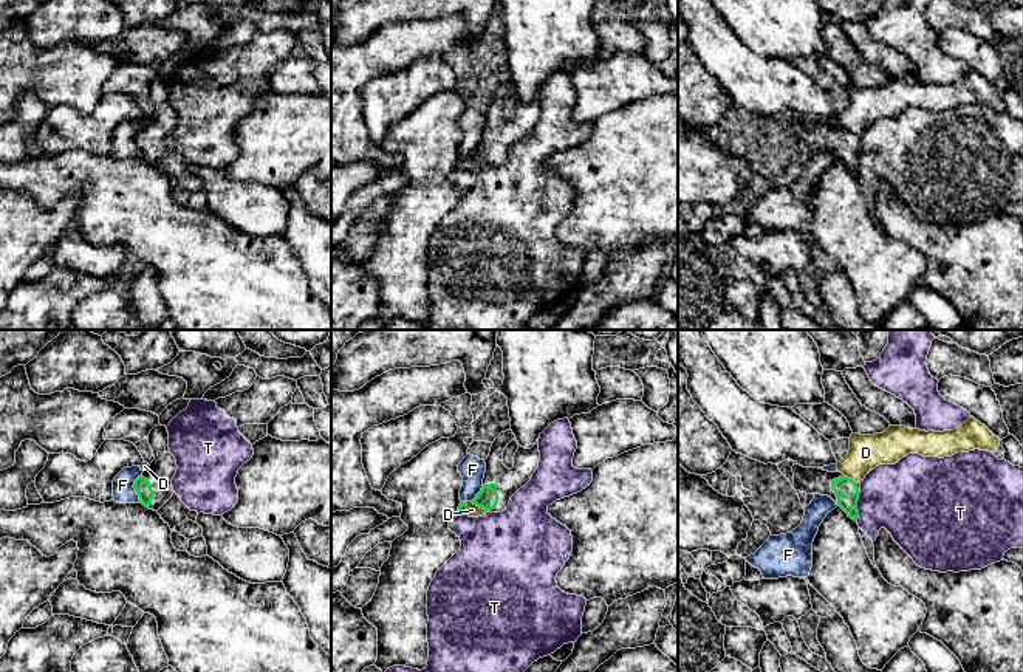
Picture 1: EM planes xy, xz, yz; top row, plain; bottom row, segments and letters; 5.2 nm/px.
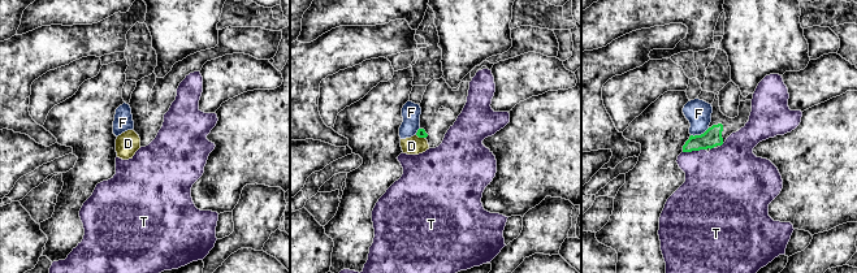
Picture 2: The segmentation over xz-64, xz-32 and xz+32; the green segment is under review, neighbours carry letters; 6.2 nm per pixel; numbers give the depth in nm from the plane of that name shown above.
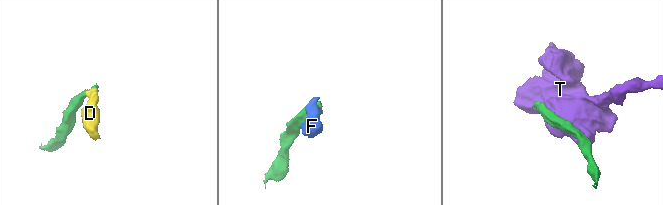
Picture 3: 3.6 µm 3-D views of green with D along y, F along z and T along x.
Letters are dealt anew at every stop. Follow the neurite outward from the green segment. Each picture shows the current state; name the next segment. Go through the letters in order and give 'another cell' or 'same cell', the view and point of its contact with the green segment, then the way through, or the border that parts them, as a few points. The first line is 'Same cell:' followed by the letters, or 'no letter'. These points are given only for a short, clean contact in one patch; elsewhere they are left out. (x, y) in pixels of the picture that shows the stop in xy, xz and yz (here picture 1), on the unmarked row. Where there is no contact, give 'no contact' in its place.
Same cell: no letter
D: another cell | xz (480, 160) | along xz (471, 155), (488, 164)
F: another cell | xy (135, 137) | along xy (140, 129), (133, 138), (135, 144)
T: another cell | yz (856, 157)

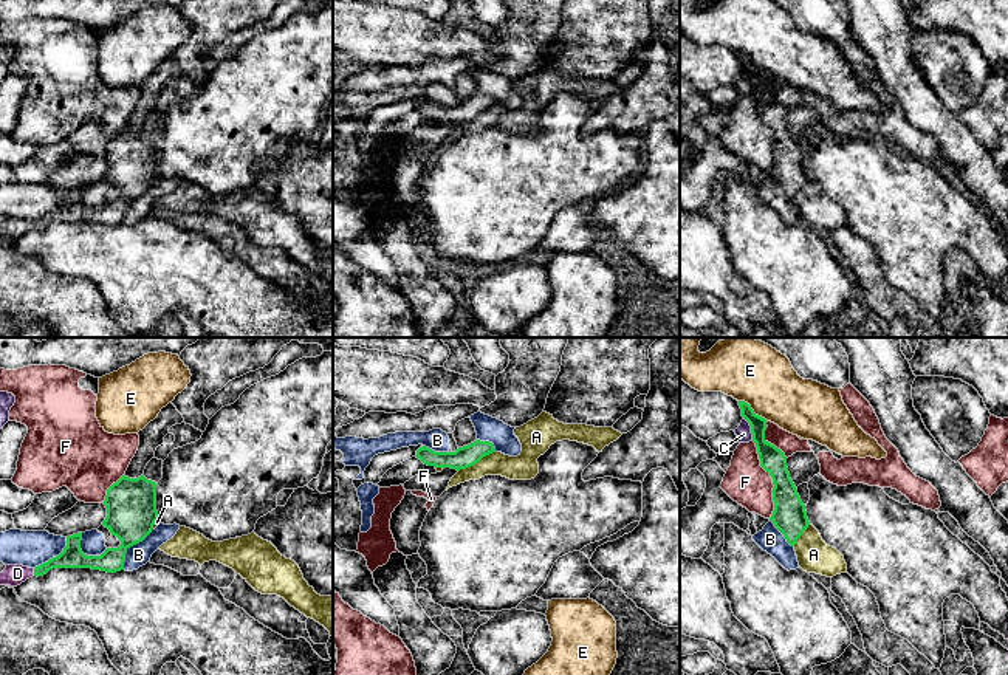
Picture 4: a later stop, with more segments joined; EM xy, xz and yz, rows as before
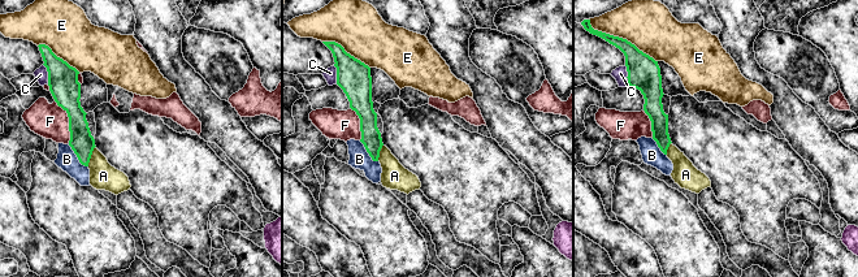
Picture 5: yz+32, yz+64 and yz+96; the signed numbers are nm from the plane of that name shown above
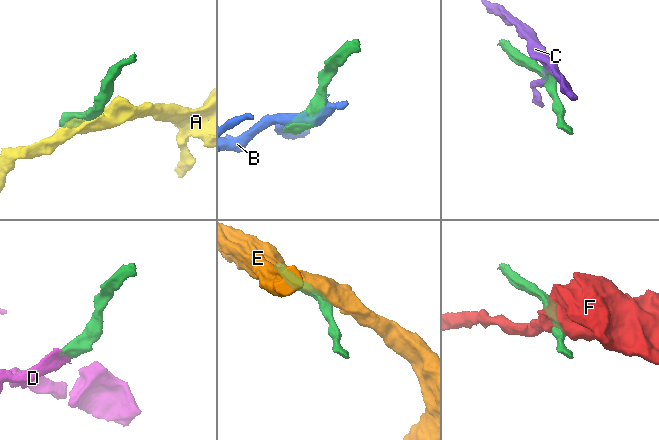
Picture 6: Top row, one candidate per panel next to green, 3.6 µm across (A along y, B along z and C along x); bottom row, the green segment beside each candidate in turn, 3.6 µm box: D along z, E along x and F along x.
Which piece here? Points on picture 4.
Same cell: D
A: another cell | xz (476, 115)
B: another cell | xy (130, 198)
C: another cell | yz (751, 82) | along yz (744, 70), (753, 93)
D: same cell | xy (34, 225) | across xy (72, 209), (34, 225), (13, 228)
E: another cell | yz (753, 64)
F: another cell | yz (771, 130)

